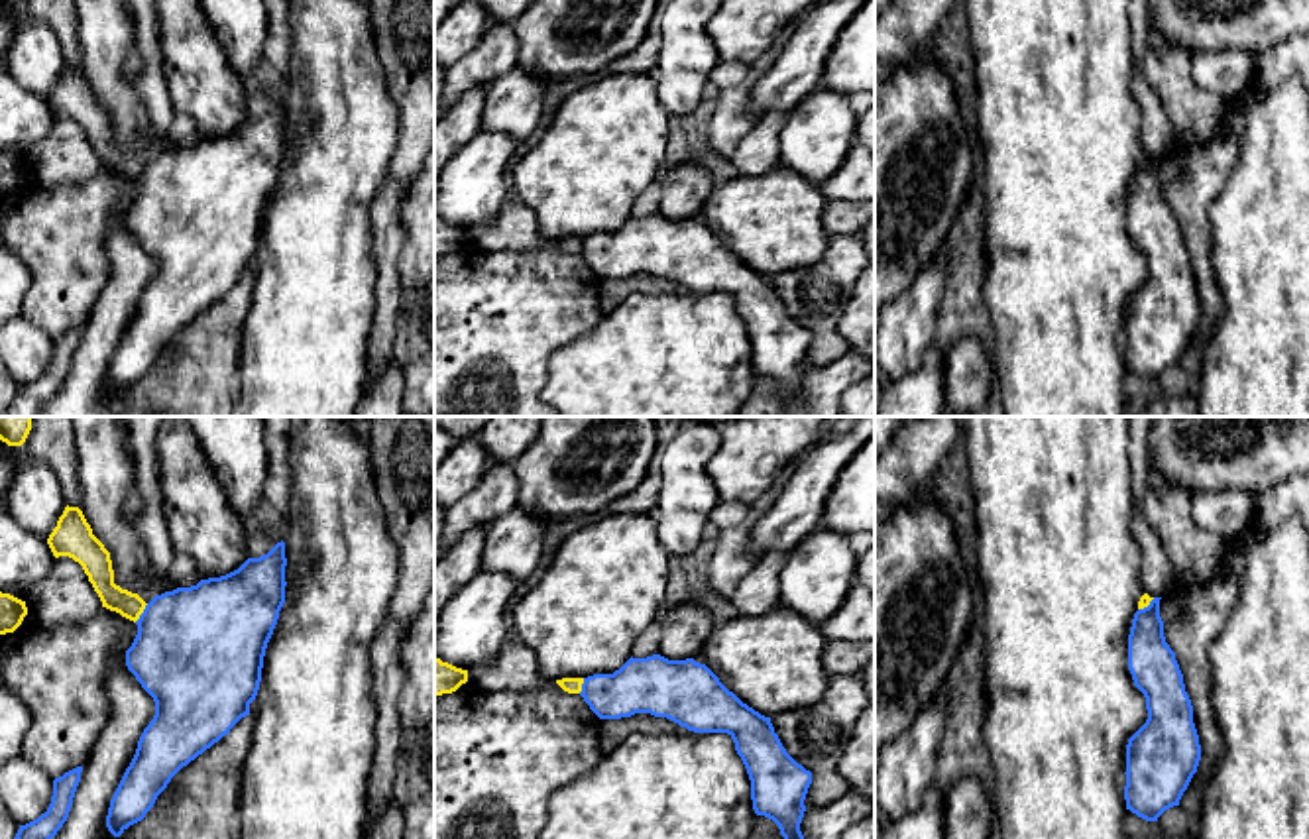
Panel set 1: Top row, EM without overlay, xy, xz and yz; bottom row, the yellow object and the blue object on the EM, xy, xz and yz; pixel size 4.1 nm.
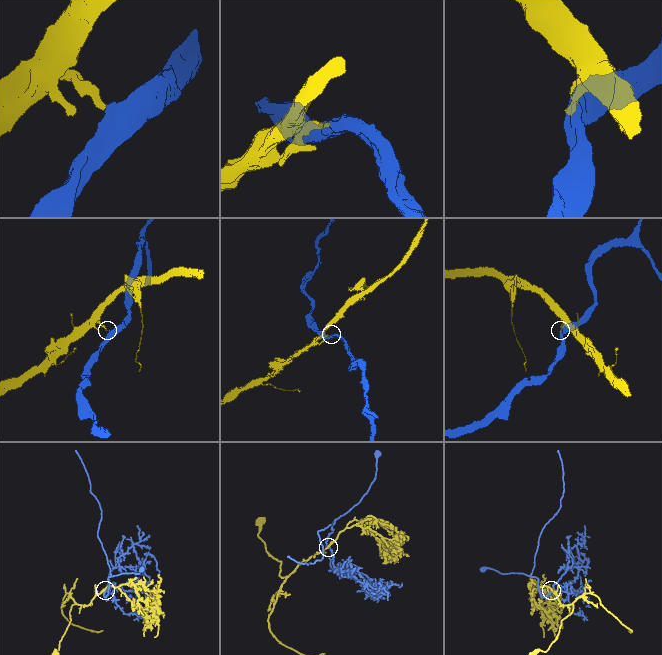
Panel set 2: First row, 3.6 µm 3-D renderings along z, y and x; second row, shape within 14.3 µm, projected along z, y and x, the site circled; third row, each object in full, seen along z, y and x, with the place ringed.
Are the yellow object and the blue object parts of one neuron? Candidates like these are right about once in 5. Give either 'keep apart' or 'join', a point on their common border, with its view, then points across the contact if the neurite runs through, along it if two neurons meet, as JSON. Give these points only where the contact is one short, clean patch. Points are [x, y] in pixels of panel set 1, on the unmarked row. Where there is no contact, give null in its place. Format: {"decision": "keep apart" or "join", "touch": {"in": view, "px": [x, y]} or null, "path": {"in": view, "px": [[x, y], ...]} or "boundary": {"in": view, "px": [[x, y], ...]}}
{"decision": "keep apart", "touch": {"in": "xy", "px": [142, 171]}, "boundary": {"in": "xy", "px": [[148, 164], [134, 181]]}}

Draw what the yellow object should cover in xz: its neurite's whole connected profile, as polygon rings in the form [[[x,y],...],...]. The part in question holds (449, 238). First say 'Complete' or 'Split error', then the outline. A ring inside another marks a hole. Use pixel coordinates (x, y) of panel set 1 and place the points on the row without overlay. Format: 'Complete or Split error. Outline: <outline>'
Complete. Outline: [[[434,216],[434,257],[456,252],[468,242],[468,230],[456,228]]]

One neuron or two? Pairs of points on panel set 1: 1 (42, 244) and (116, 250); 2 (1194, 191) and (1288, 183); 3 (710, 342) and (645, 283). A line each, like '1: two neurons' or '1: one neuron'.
1: two neurons
2: two neurons
3: two neurons

